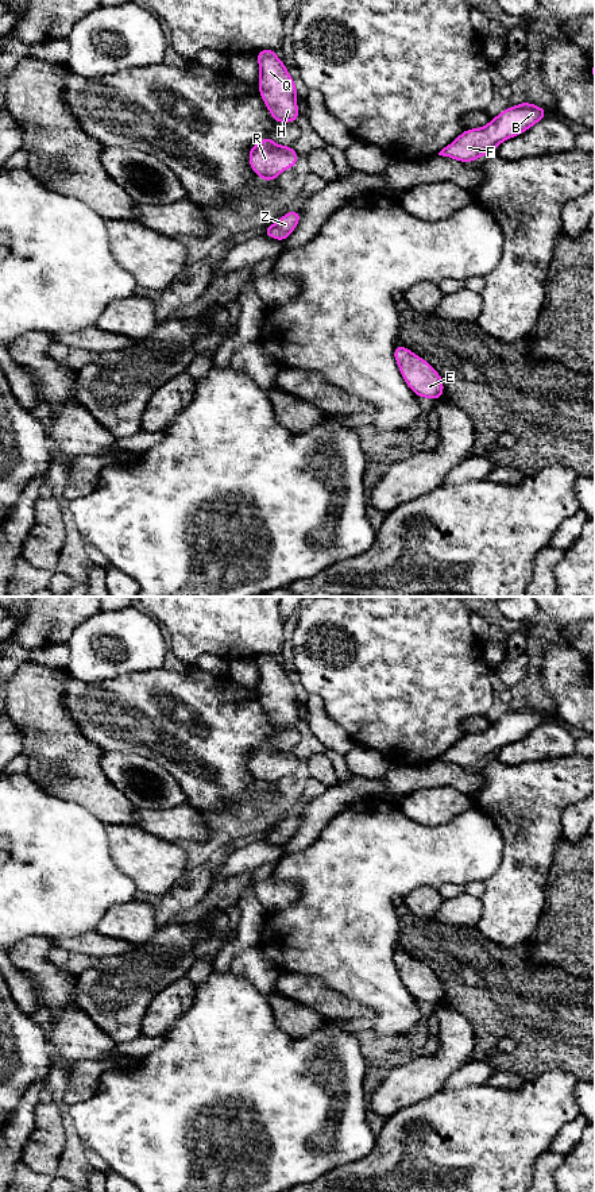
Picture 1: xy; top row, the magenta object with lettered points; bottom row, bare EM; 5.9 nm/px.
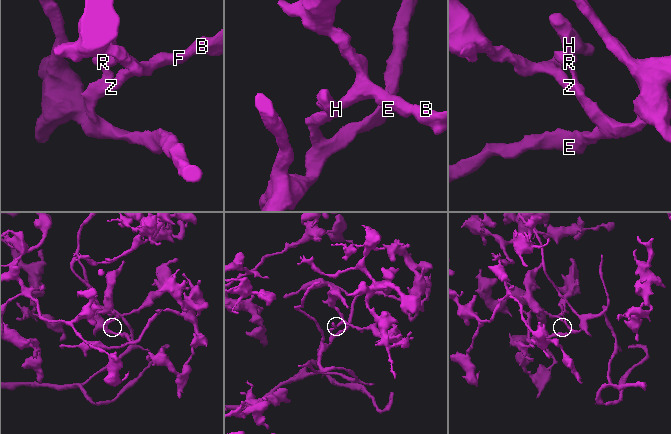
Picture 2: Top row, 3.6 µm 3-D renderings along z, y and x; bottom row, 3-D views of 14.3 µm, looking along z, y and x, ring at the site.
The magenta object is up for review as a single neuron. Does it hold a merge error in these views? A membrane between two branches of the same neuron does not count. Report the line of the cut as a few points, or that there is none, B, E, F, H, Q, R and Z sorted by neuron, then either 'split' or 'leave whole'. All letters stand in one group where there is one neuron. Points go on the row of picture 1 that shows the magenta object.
cut none; groups B E F H Q R Z; leave whole

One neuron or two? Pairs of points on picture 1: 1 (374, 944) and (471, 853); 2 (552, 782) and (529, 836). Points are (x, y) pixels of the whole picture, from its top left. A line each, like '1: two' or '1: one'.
1: one
2: one

